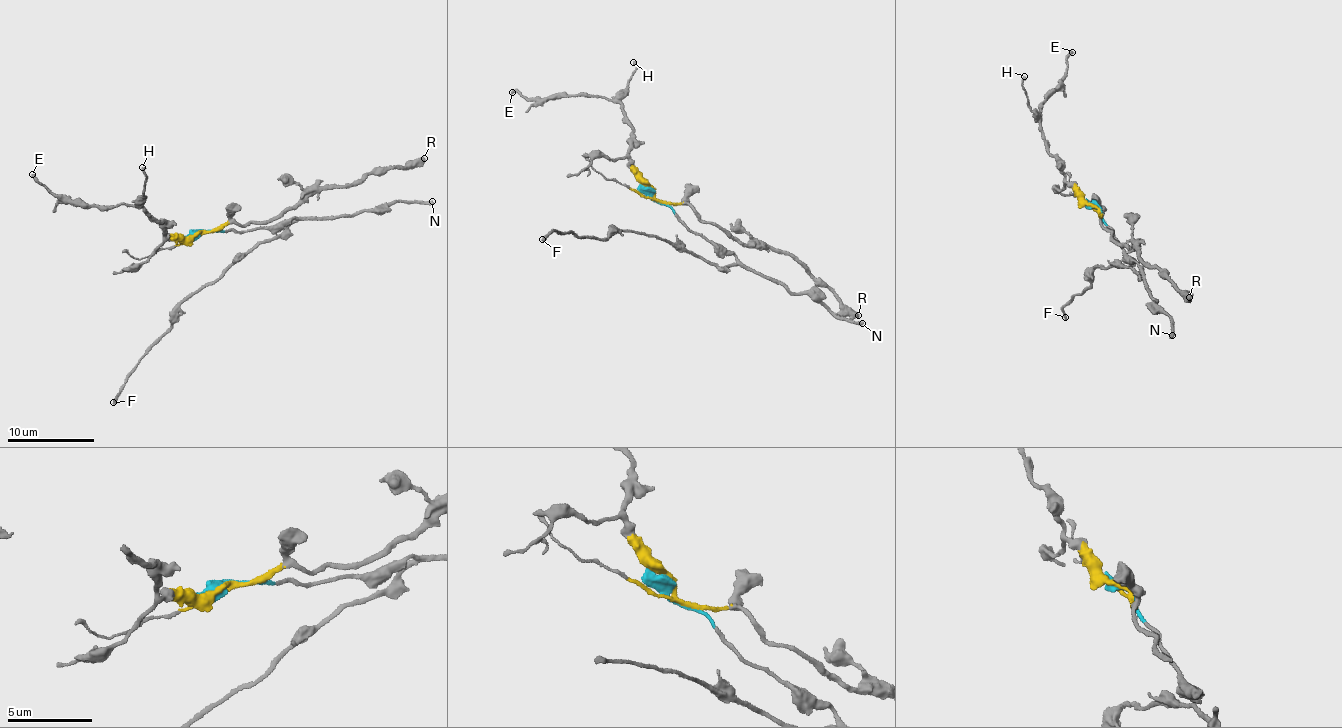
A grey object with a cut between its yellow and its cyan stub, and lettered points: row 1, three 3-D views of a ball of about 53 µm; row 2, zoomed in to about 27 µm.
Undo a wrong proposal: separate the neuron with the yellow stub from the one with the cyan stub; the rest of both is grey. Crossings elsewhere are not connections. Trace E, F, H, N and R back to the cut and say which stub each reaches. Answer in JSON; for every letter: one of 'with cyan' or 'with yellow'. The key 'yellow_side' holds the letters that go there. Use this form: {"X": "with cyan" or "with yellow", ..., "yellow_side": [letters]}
{"E": "with yellow", "F": "with cyan", "H": "with yellow", "N": "with cyan", "R": "with yellow", "yellow_side": ["E", "H", "R"]}

